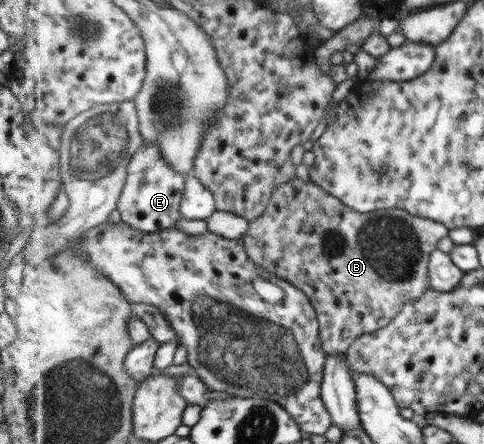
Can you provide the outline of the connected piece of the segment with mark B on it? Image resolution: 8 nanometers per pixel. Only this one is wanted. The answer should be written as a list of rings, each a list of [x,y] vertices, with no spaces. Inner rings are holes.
[[[295,176],[291,181],[279,185],[263,215],[258,217],[257,220],[250,222],[249,232],[244,239],[247,245],[248,257],[255,262],[255,265],[266,269],[269,273],[275,274],[276,277],[290,281],[295,287],[303,290],[303,293],[310,297],[310,301],[318,312],[318,320],[321,325],[322,348],[326,353],[344,355],[351,347],[351,344],[363,334],[373,333],[386,328],[402,311],[404,303],[415,301],[416,298],[423,297],[426,291],[432,289],[430,276],[431,254],[438,250],[439,241],[448,236],[450,236],[450,230],[443,222],[420,218],[399,208],[378,209],[369,213],[361,213],[359,210],[354,210],[352,207],[345,205],[335,196],[326,193],[322,186],[317,185],[312,180],[303,181],[303,179]]]

